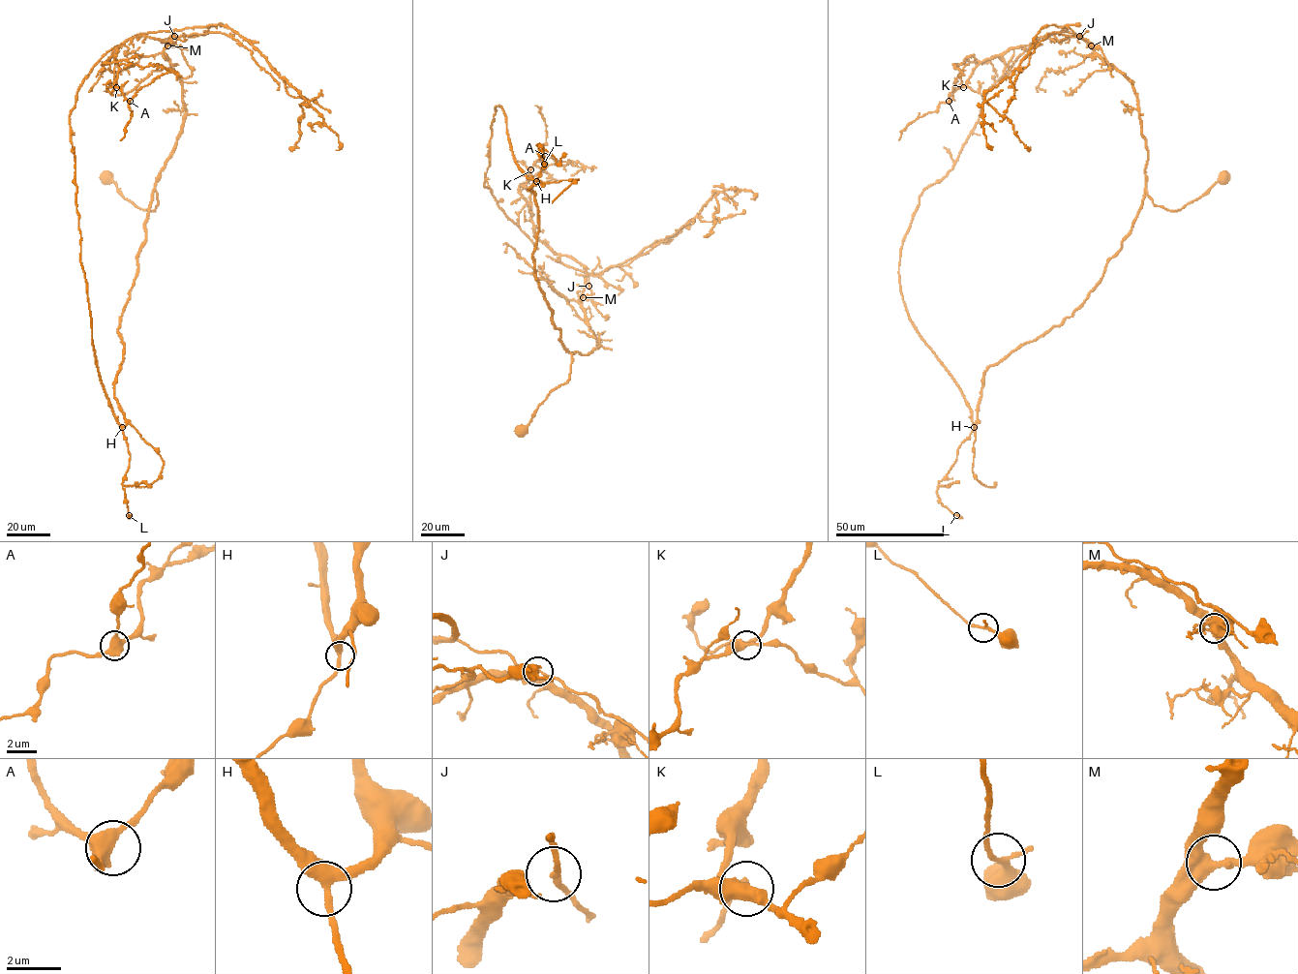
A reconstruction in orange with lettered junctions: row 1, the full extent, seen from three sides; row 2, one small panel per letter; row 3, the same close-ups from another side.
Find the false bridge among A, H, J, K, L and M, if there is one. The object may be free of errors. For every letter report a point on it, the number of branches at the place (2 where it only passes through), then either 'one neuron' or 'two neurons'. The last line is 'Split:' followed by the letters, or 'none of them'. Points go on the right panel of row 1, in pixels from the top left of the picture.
A: (949, 101) | 3 | one neuron
H: (974, 427) | 3 | one neuron
J: (1079, 36) | 3 | one neuron
K: (963, 87) | 3 | one neuron
L: (956, 515) | 3 | one neuron
M: (1091, 45) | 3 | one neuron
Split: none of them

